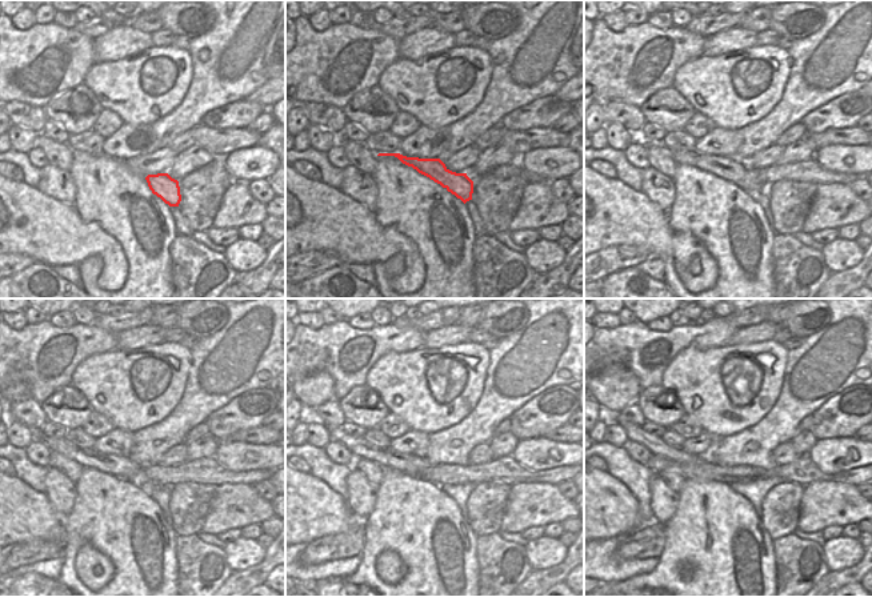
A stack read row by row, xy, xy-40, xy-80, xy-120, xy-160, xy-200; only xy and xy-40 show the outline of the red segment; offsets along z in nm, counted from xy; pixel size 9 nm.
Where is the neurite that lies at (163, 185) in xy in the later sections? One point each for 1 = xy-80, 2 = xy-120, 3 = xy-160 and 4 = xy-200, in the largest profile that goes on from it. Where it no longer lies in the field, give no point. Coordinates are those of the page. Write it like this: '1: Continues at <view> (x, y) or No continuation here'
1: Continues at xy-80 (732, 169)
2: Continues at xy-120 (119, 467)
3: Continues at xy-160 (408, 464)
4: Continues at xy-200 (654, 444).

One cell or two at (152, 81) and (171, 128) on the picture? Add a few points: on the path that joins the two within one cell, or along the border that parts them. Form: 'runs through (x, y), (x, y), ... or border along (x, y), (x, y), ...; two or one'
border along (187, 92), (170, 112), (151, 124); two

